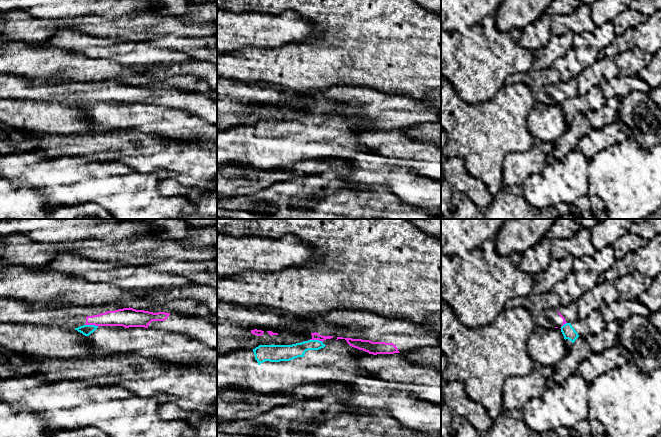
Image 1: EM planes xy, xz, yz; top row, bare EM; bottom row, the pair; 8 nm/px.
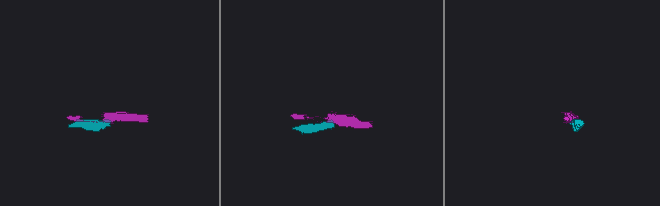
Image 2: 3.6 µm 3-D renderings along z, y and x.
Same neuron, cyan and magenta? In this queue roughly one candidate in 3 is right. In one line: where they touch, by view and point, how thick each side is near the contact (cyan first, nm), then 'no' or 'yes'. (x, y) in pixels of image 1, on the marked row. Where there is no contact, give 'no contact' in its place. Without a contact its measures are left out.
contact xy (92, 325); calibres 90 and 140 nm; no

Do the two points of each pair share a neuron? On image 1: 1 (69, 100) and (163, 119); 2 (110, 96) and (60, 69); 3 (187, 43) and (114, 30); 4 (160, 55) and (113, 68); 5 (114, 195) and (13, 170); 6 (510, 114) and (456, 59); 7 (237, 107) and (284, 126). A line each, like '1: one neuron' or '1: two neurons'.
1: two neurons
2: two neurons
3: two neurons
4: two neurons
5: one neuron
6: two neurons
7: two neurons

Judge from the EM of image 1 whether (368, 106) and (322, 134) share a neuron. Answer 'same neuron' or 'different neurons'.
different neurons

